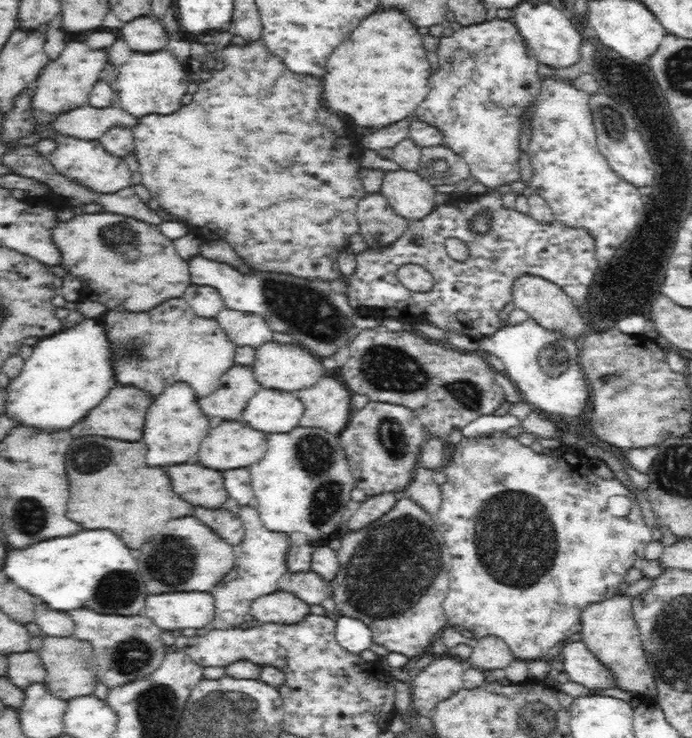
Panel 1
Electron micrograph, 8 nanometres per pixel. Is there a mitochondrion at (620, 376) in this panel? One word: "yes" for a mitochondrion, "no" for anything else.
yes

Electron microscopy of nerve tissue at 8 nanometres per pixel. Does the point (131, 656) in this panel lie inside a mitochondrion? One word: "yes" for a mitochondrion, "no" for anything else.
yes

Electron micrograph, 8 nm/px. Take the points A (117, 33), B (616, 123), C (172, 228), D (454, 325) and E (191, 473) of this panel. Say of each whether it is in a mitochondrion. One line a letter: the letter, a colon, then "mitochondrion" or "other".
A: other
B: mitochondrion
C: other
D: other
E: other

